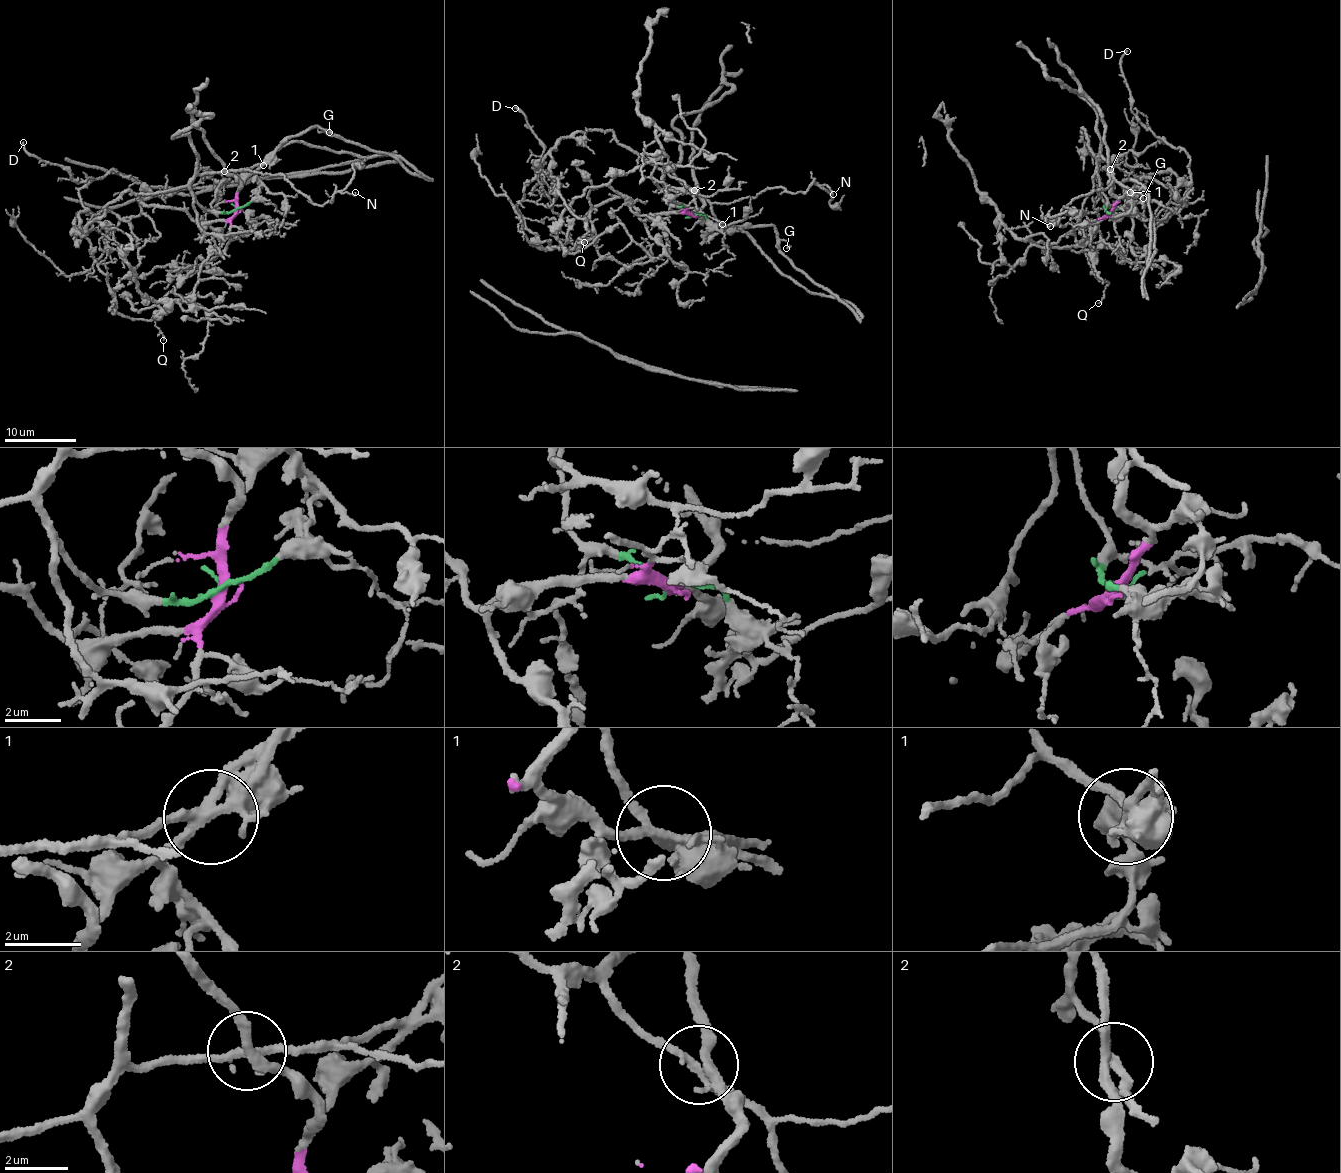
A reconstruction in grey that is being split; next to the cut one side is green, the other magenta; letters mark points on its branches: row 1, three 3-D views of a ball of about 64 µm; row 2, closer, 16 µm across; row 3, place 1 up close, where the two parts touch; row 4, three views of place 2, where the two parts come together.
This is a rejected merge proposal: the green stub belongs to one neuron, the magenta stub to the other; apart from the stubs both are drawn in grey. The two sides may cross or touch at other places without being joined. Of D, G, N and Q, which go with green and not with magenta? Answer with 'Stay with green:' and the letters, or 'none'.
Stay with green: N, Q

